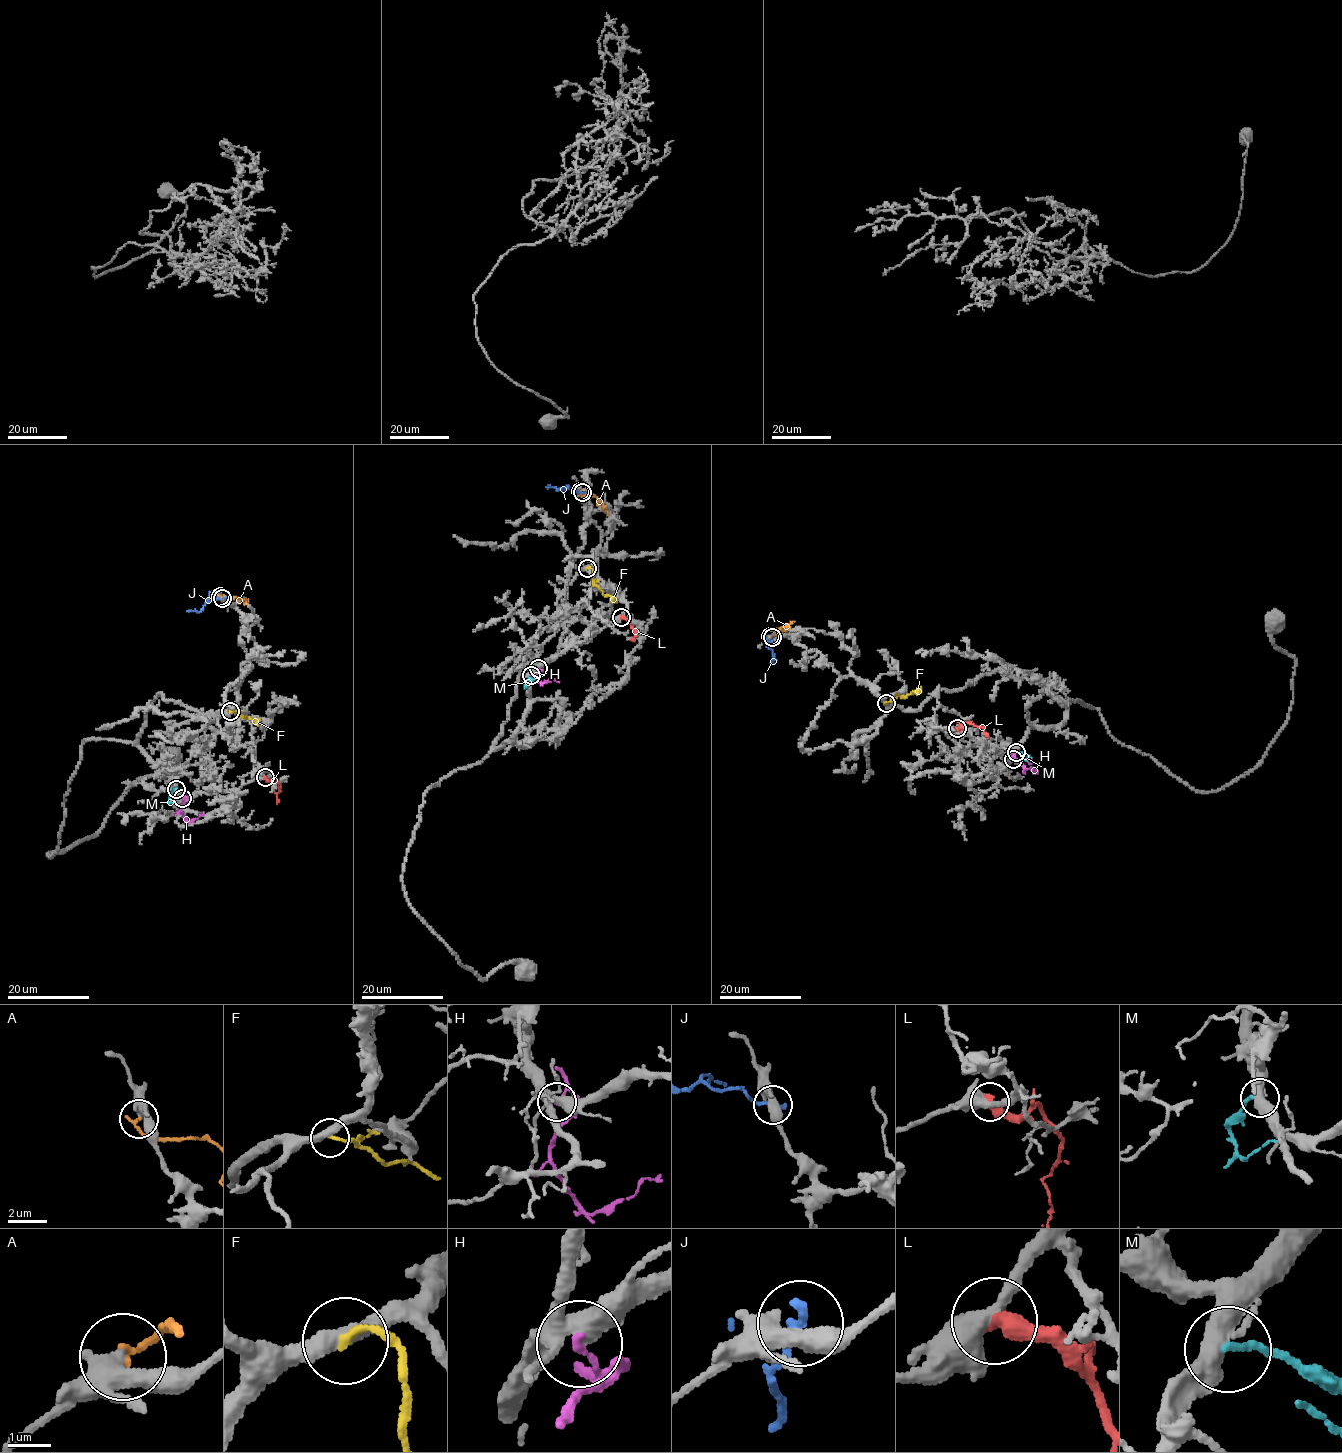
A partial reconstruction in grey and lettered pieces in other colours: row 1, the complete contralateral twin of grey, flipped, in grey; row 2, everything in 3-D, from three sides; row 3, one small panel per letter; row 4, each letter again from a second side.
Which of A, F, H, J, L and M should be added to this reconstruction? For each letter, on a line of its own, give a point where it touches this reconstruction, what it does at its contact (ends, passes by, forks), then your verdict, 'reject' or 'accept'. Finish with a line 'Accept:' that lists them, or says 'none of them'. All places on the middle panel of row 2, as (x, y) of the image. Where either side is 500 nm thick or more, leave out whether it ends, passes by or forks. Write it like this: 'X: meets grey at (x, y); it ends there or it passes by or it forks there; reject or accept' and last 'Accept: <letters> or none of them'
A: meets grey at (580, 491); it ends there; reject
F: meets grey at (587, 568); it ends there; reject
H: meets grey at (538, 668); it ends there; reject
J: meets grey at (582, 492); it ends there; reject
L: meets grey at (621, 617); it ends there; reject
M: meets grey at (531, 675); it ends there; reject
Accept: none of them

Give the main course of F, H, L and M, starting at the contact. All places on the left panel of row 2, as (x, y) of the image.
F: (230, 711), (260, 719)
H: (182, 798), (186, 797), (180, 810), (187, 820), (192, 821), (204, 813)
L: (264, 777), (270, 780), (275, 778), (280, 786), (276, 794), (277, 804)
M: (175, 789), (169, 795), (171, 801), (179, 799)

